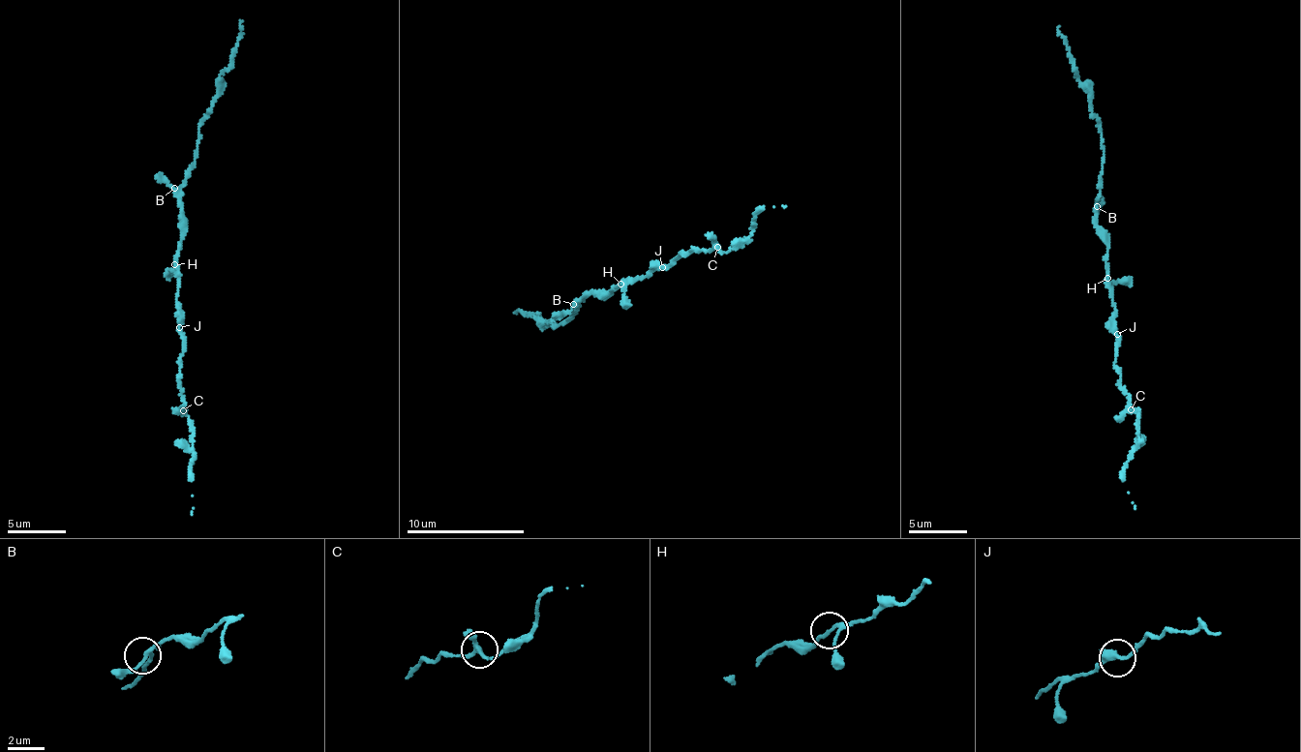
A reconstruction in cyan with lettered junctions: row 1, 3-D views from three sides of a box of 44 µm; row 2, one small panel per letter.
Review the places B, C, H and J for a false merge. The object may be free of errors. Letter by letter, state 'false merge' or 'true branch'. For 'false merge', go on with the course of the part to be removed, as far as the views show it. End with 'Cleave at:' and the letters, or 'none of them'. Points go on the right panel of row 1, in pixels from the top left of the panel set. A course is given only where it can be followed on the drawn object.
B: true branch
C: true branch
H: true branch
J: true branch
Cleave at: none of them

